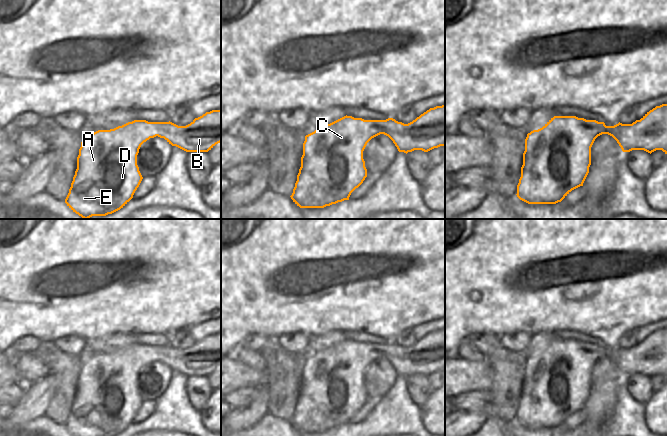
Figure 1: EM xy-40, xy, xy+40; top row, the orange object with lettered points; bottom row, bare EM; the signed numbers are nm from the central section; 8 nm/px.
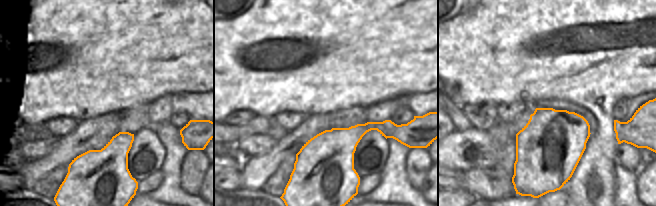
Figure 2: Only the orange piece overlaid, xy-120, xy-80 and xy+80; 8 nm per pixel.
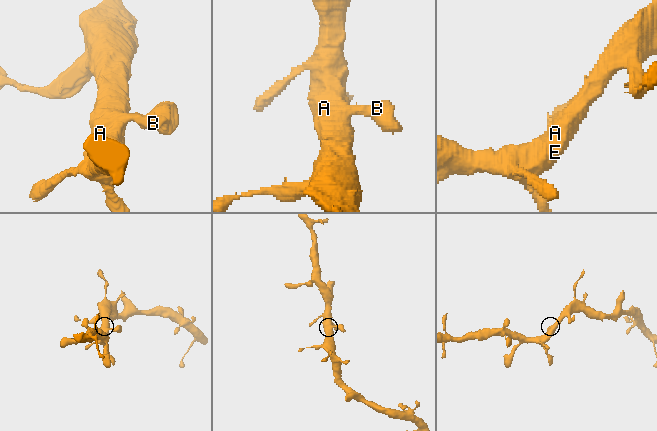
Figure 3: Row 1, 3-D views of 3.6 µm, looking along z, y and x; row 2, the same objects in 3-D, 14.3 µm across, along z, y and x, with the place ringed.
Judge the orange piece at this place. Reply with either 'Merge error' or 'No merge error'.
No merge error.

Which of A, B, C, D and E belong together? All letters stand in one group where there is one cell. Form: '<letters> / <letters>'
A B C D E

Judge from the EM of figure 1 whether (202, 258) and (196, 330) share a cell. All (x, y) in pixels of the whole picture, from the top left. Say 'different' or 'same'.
different

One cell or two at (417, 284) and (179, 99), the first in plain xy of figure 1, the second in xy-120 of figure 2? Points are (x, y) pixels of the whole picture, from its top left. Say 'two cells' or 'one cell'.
two cells

